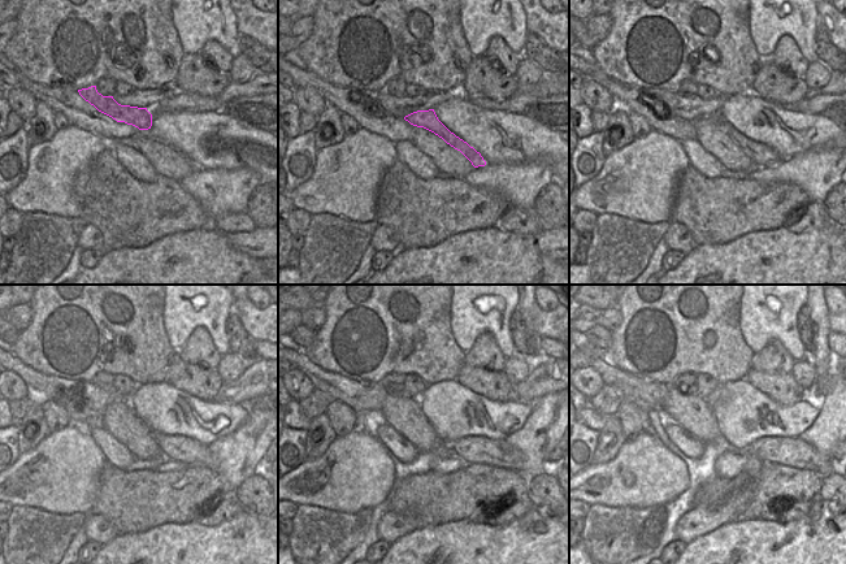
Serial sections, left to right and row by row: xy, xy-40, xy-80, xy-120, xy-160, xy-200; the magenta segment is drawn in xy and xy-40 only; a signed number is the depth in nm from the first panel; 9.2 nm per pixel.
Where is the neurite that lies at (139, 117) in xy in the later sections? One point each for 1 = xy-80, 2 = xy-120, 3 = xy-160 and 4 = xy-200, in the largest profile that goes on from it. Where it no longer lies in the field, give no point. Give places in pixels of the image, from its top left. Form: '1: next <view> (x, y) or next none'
1: next xy-80 (762, 155)
2: next xy-120 (185, 450)
3: next xy-160 (473, 450)
4: next xy-200 (794, 452)

